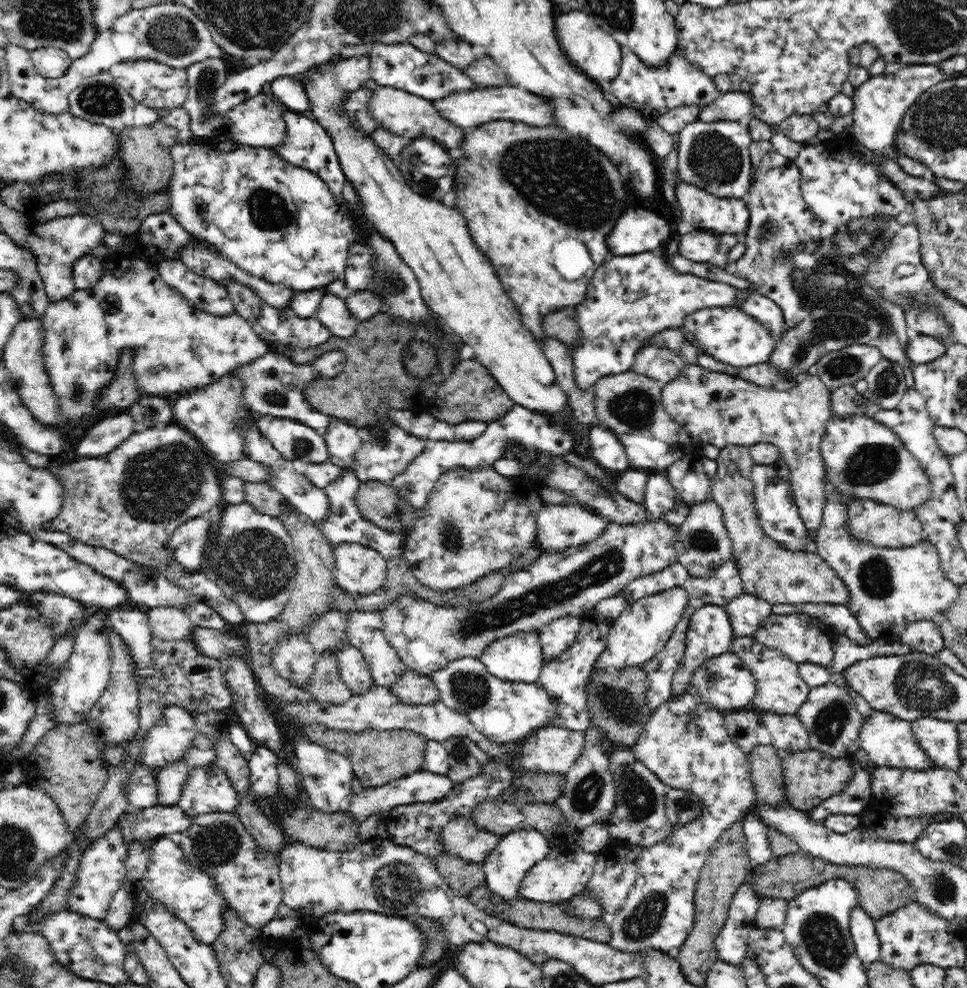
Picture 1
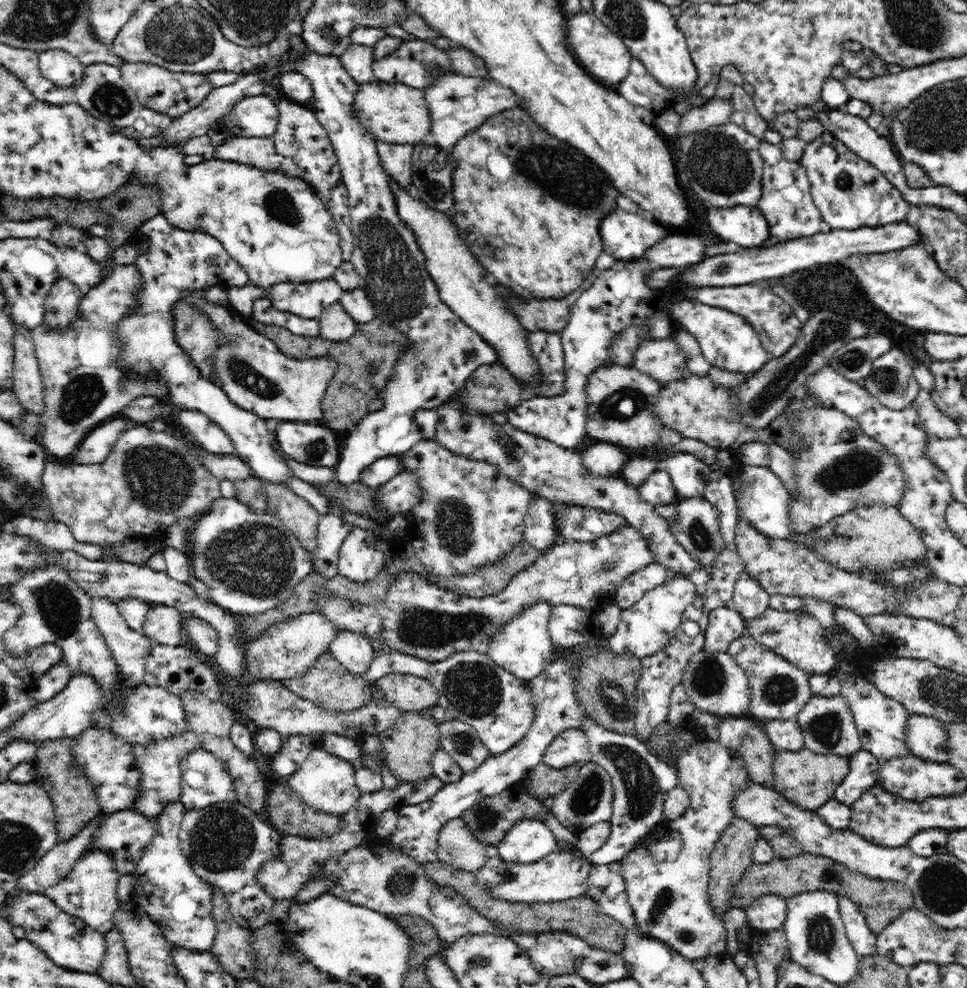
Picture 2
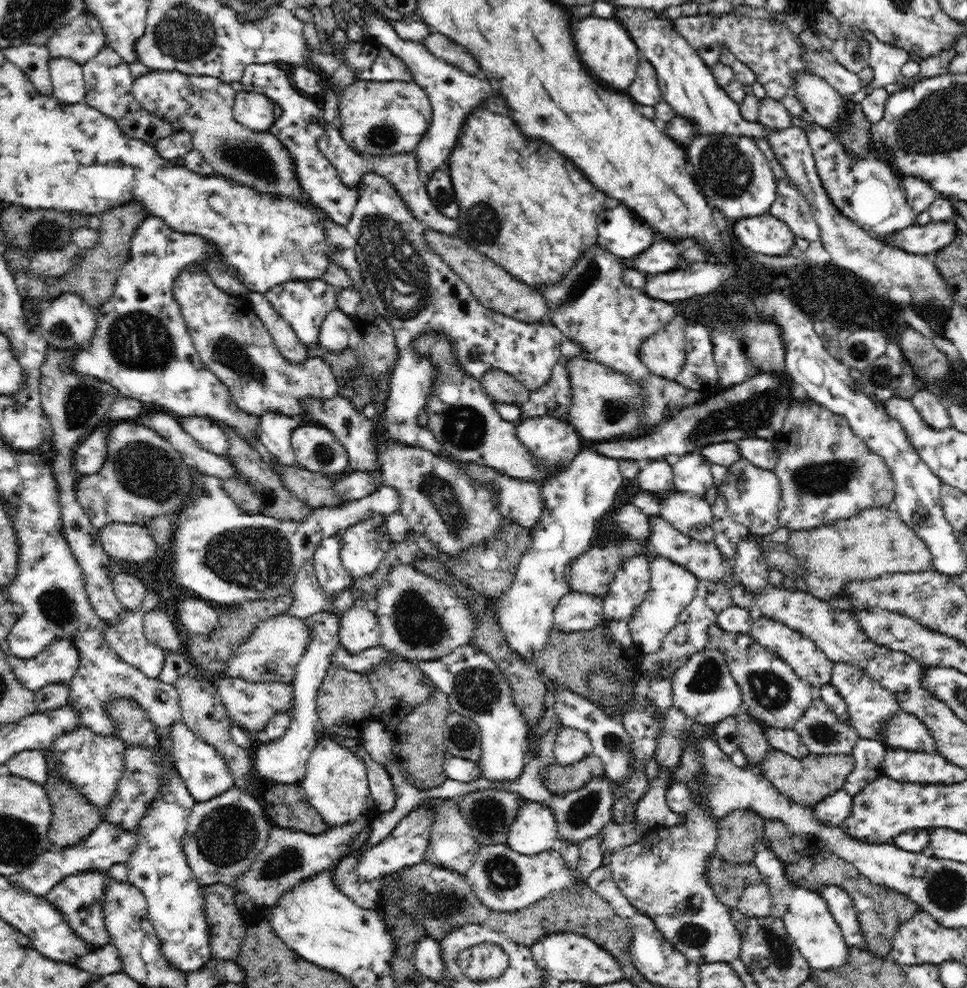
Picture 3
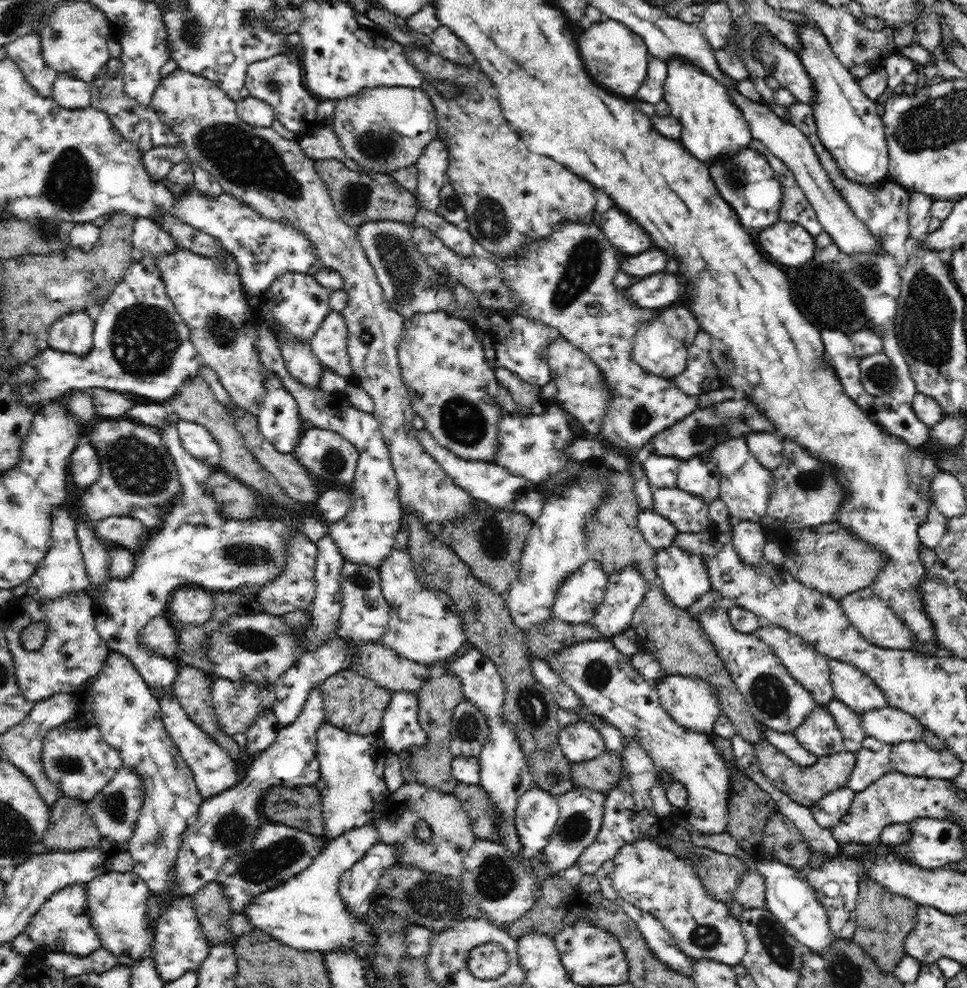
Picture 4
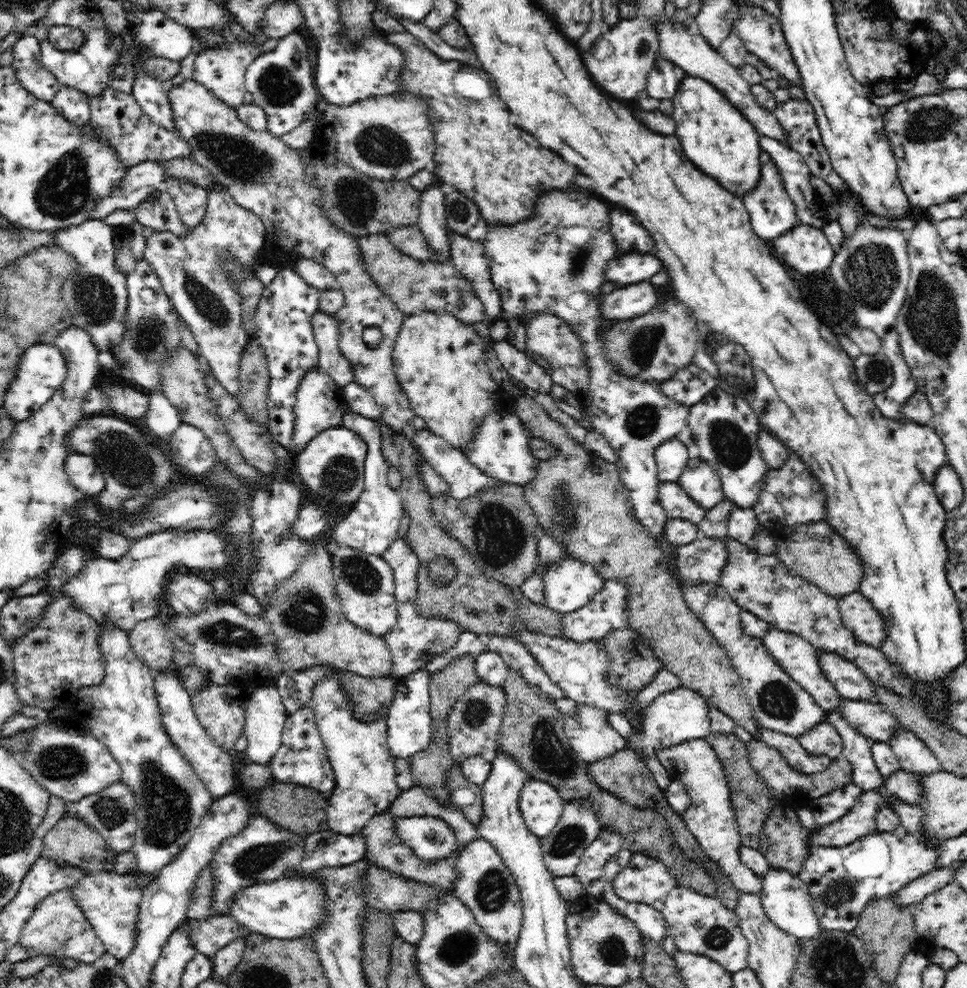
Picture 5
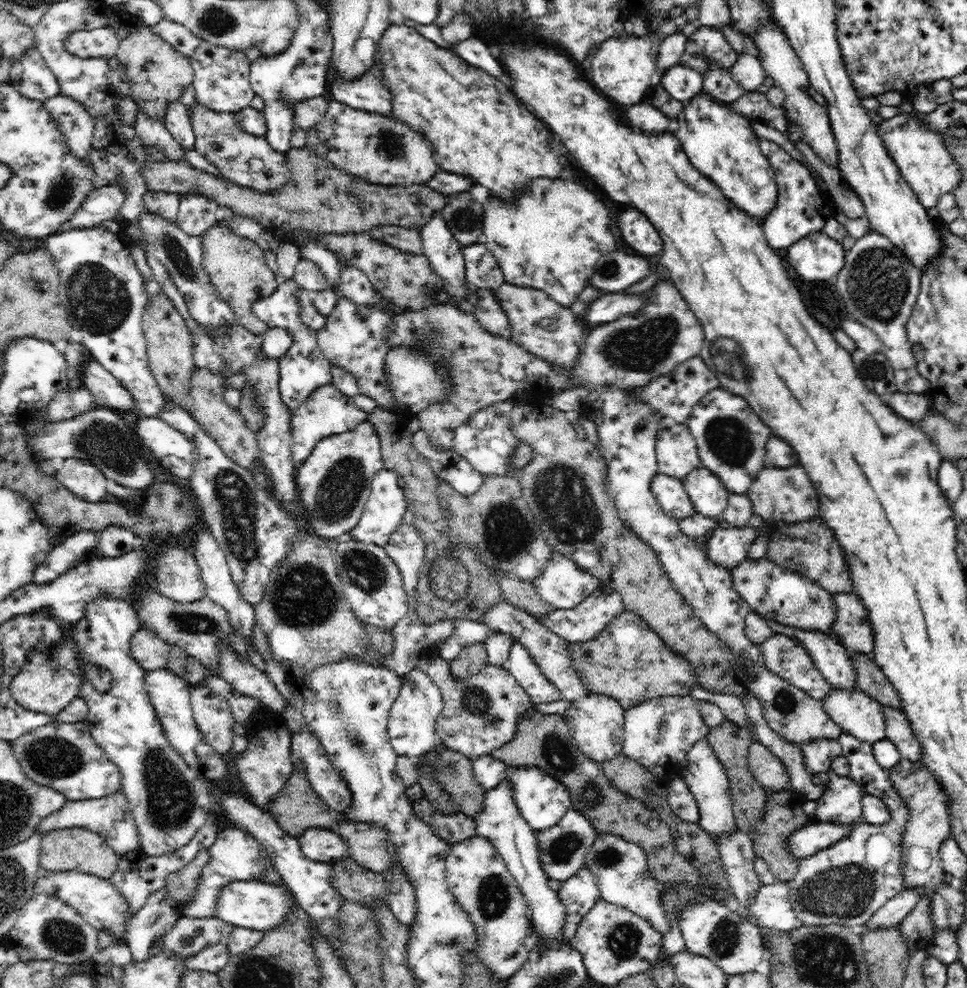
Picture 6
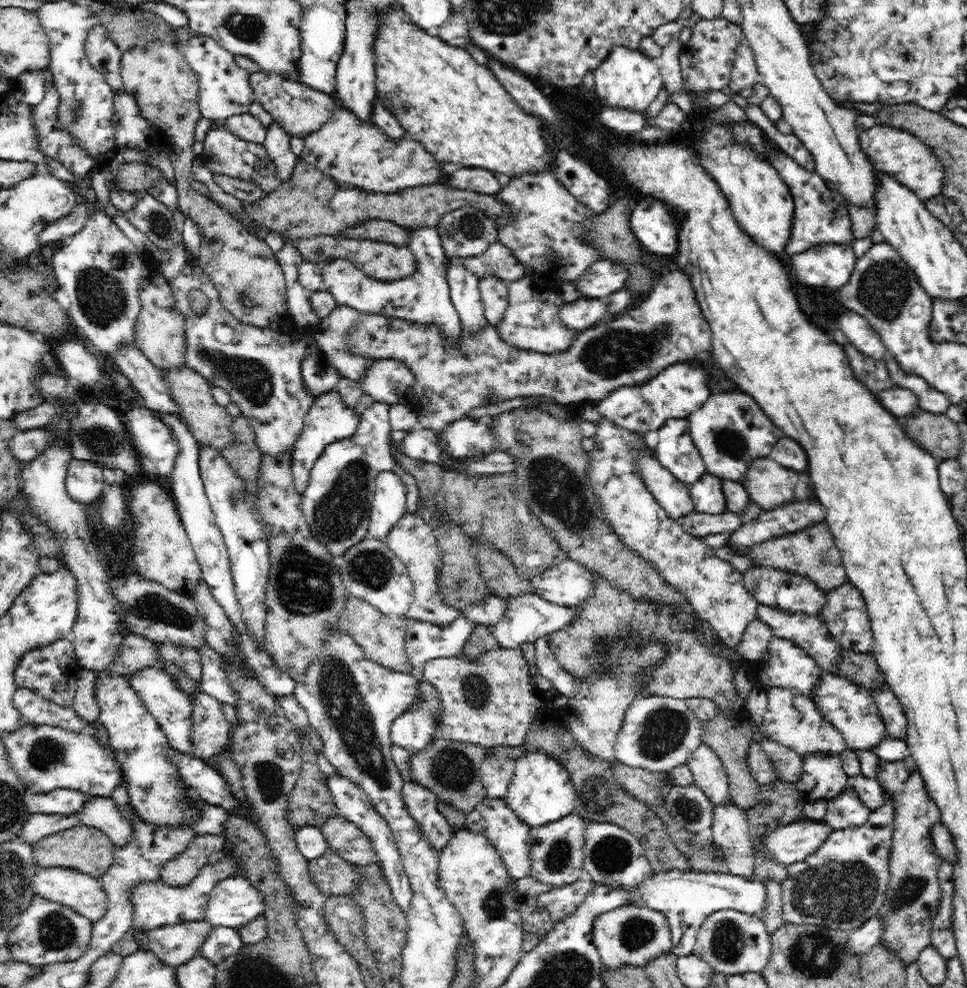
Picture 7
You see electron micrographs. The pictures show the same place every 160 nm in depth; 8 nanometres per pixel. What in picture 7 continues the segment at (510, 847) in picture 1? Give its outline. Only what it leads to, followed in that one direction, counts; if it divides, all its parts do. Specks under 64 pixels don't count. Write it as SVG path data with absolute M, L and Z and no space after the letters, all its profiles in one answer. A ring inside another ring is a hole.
M538 750L515 760L514 774L503 798L522 823L530 828L537 828L573 813L577 796L565 765L558 758Z

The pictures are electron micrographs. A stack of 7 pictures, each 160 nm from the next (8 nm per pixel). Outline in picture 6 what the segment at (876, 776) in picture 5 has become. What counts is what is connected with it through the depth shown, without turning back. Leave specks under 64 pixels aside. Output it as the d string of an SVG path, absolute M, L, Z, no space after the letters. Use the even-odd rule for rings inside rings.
M842 732L839 737L838 743L841 745L842 755L850 763L851 769L847 776L861 786L862 792L868 792L872 796L881 798L890 810L891 820L884 825L855 825L848 836L838 840L830 848L822 849L812 856L801 859L794 878L788 881L788 888L790 889L790 903L792 903L800 923L809 926L840 925L850 927L853 930L860 930L872 914L899 892L906 889L902 880L902 835L904 829L907 828L906 824L910 812L908 812L906 803L902 802L902 797L890 782L887 769L880 767L880 764L876 761L871 744L862 743L846 732Z

